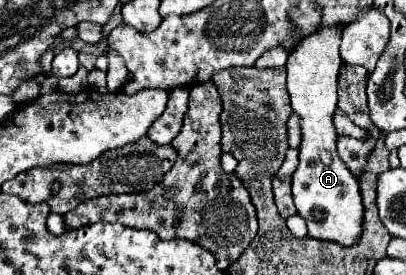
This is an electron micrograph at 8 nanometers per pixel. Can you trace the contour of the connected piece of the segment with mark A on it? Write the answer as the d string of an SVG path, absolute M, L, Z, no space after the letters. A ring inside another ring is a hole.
M327 26L327 30L319 30L315 34L311 34L309 38L305 38L287 58L287 92L291 96L291 108L293 112L301 118L301 146L299 146L299 166L293 172L293 200L297 206L297 212L307 220L307 228L309 228L309 236L317 238L317 240L325 240L325 242L337 242L341 246L353 246L355 242L359 242L359 234L363 232L363 202L361 202L361 192L359 192L359 184L357 178L349 172L349 168L343 164L343 160L337 156L337 132L333 126L333 110L337 108L337 78L339 78L339 68L343 64L341 56L339 56L339 42L341 42L341 34L343 34L343 26Z

